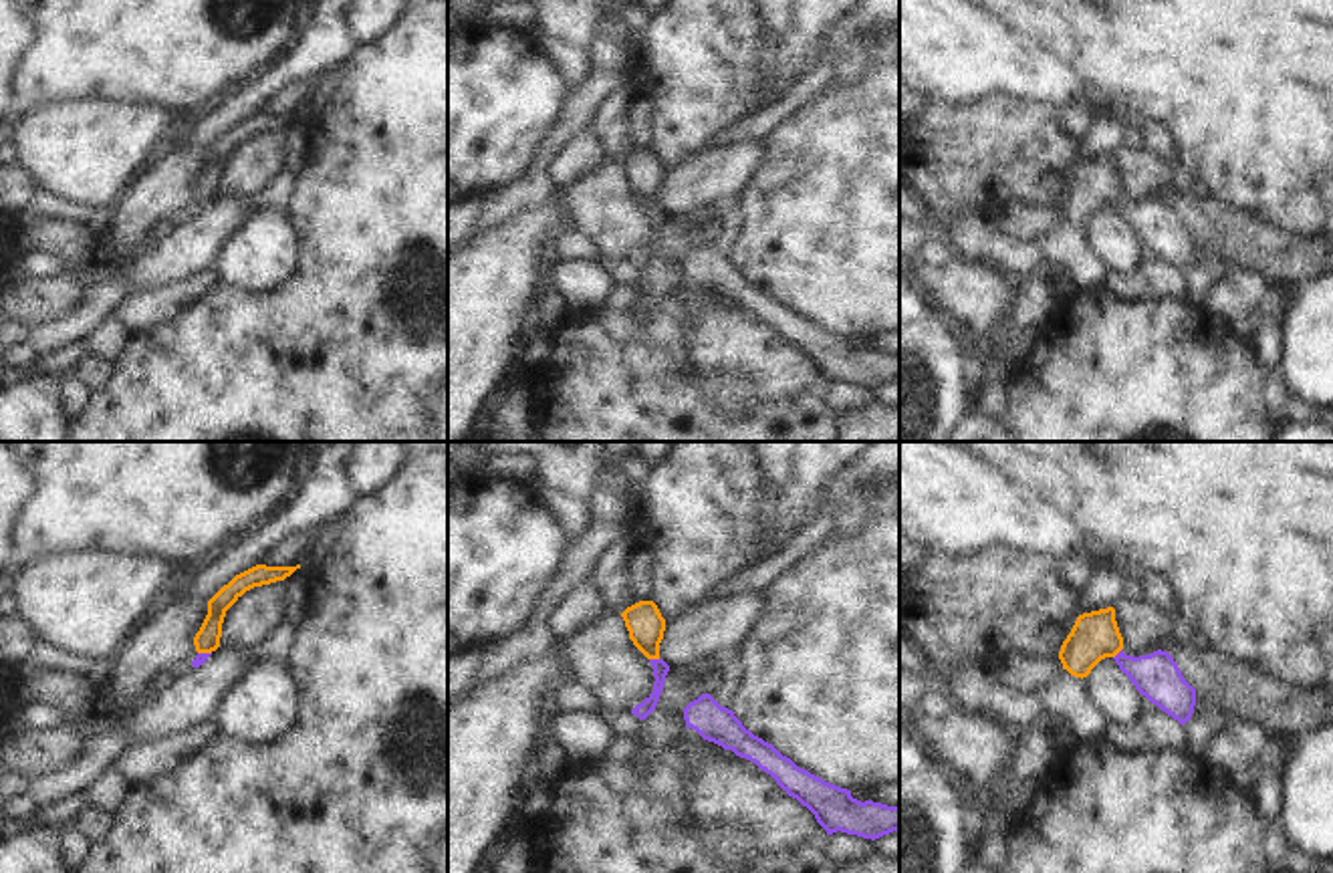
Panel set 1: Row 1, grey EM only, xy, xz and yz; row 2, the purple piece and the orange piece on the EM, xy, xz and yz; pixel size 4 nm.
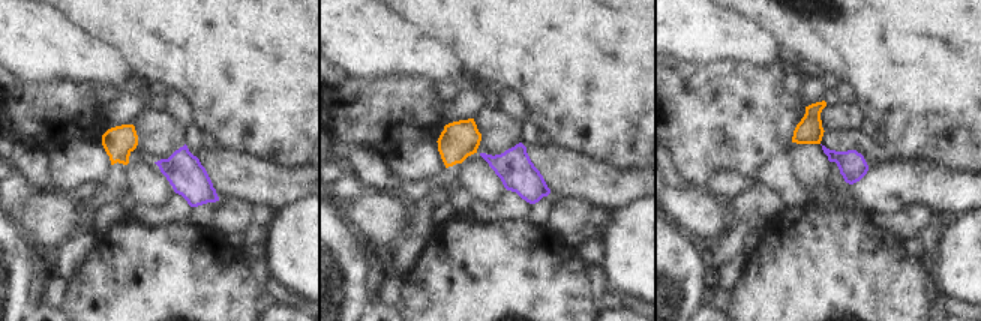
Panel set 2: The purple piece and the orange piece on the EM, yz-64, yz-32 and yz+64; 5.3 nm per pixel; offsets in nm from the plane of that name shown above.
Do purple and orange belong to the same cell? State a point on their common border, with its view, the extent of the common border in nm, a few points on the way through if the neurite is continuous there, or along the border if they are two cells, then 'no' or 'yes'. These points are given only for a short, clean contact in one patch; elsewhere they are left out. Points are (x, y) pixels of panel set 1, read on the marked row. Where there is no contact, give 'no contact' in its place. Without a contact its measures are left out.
meets purple in xz at (654, 660); contact 40 nm long; border along xz (650, 658), (658, 660); no

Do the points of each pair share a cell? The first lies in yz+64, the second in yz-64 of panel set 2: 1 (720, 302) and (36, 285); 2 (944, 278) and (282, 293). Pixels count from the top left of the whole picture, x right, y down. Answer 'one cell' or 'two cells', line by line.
1: two cells
2: two cells

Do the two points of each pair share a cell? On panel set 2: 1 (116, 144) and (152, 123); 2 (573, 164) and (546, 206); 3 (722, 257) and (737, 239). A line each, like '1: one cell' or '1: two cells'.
1: two cells
2: two cells
3: one cell

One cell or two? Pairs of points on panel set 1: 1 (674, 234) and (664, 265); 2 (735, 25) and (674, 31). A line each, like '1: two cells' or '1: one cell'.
1: one cell
2: one cell

